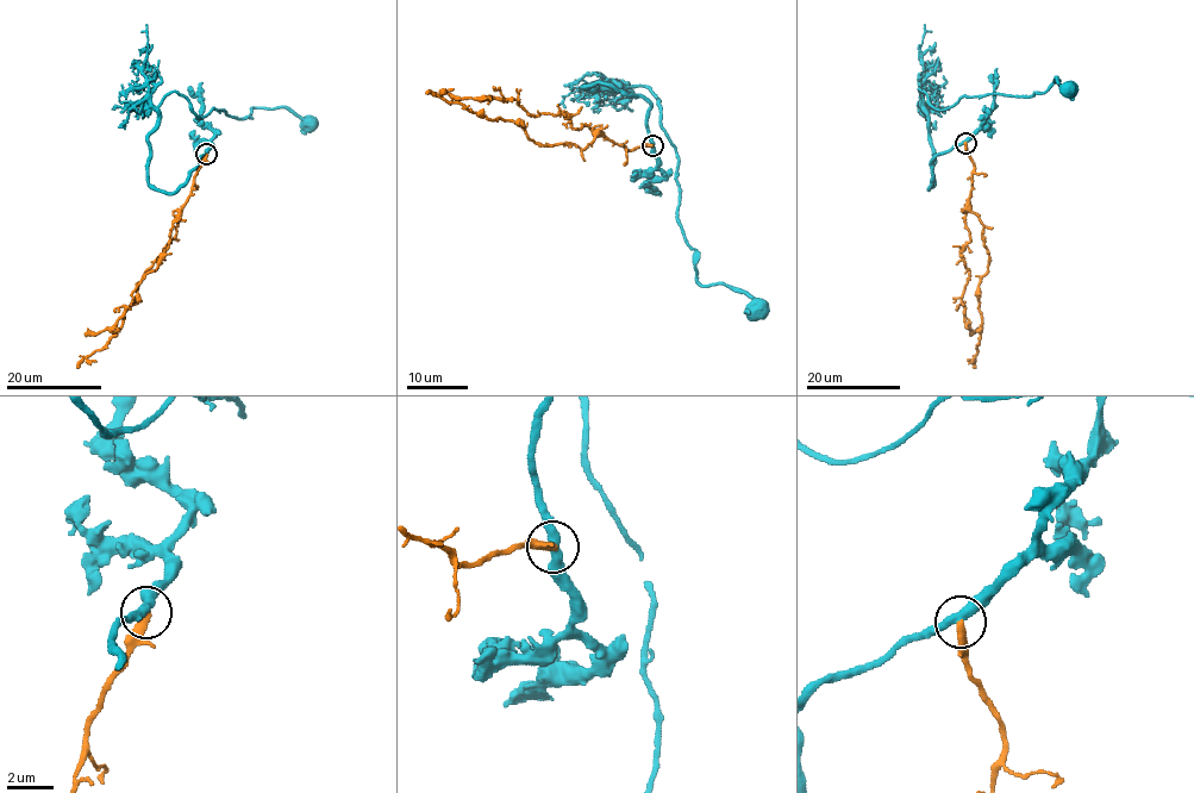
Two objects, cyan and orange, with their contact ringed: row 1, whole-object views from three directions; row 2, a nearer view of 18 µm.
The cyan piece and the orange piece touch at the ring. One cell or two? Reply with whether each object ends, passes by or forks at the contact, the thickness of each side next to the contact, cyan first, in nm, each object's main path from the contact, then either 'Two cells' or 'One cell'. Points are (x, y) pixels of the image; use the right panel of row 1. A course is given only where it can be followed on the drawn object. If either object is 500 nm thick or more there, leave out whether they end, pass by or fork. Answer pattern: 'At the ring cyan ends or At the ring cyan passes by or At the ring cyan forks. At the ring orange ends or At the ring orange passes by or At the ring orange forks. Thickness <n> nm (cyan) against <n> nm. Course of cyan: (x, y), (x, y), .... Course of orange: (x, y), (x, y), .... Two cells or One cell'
At the ring cyan passes by. At the ring orange ends. Thickness 400 nm (cyan) against 360 nm. Course of cyan: (966, 143), (935, 156), (927, 188), (919, 89), (941, 110), (1045, 93), (1055, 76), (1069, 88). Course of orange: (966, 143), (974, 166), (969, 208), (983, 226), (989, 261), (979, 285), (977, 350), (967, 361). Two cells

